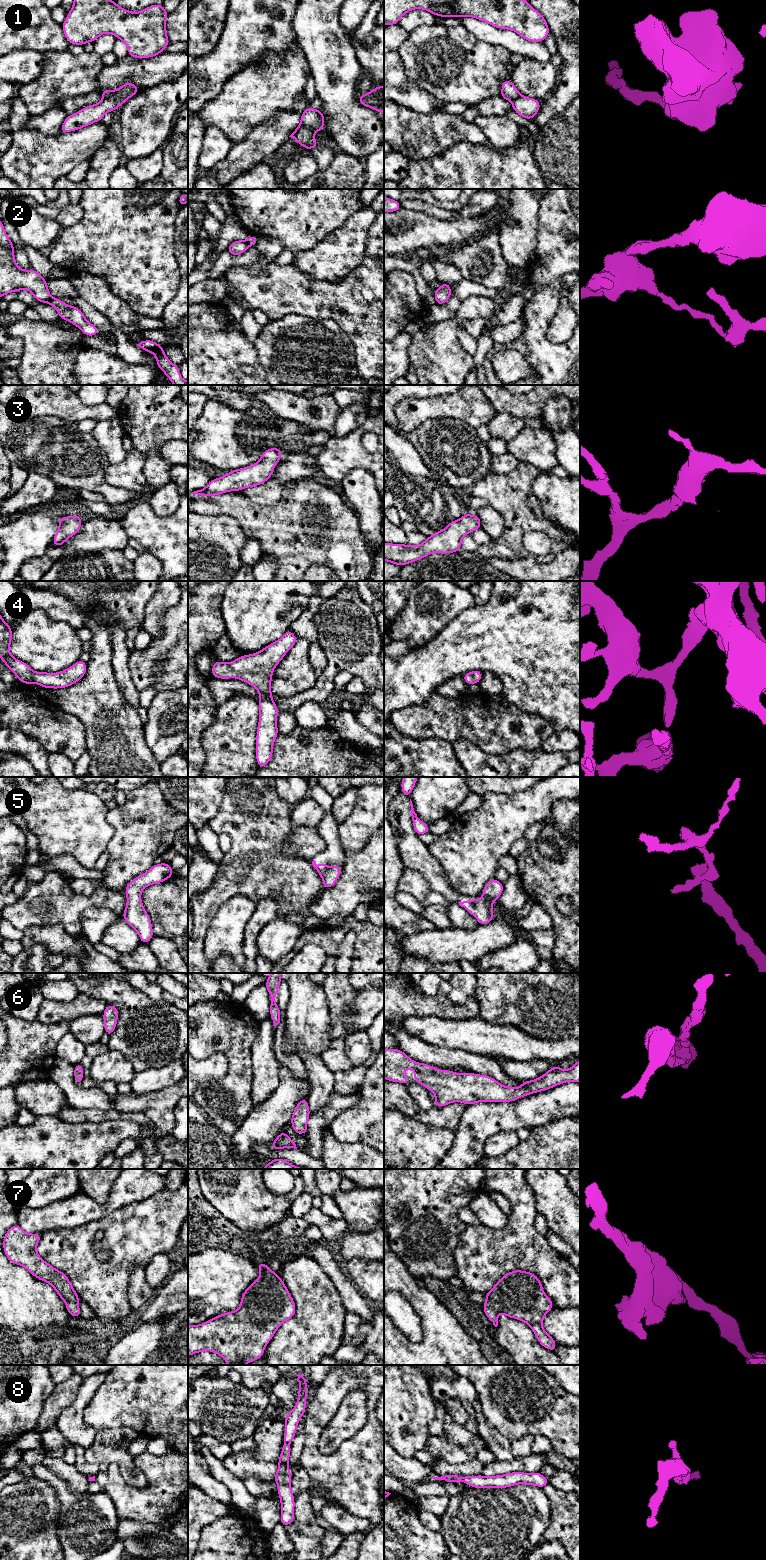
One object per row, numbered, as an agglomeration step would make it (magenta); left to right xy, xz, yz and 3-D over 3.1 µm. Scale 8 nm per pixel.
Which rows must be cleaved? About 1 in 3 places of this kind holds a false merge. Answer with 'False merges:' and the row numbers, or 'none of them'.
False merges: 1, 2

